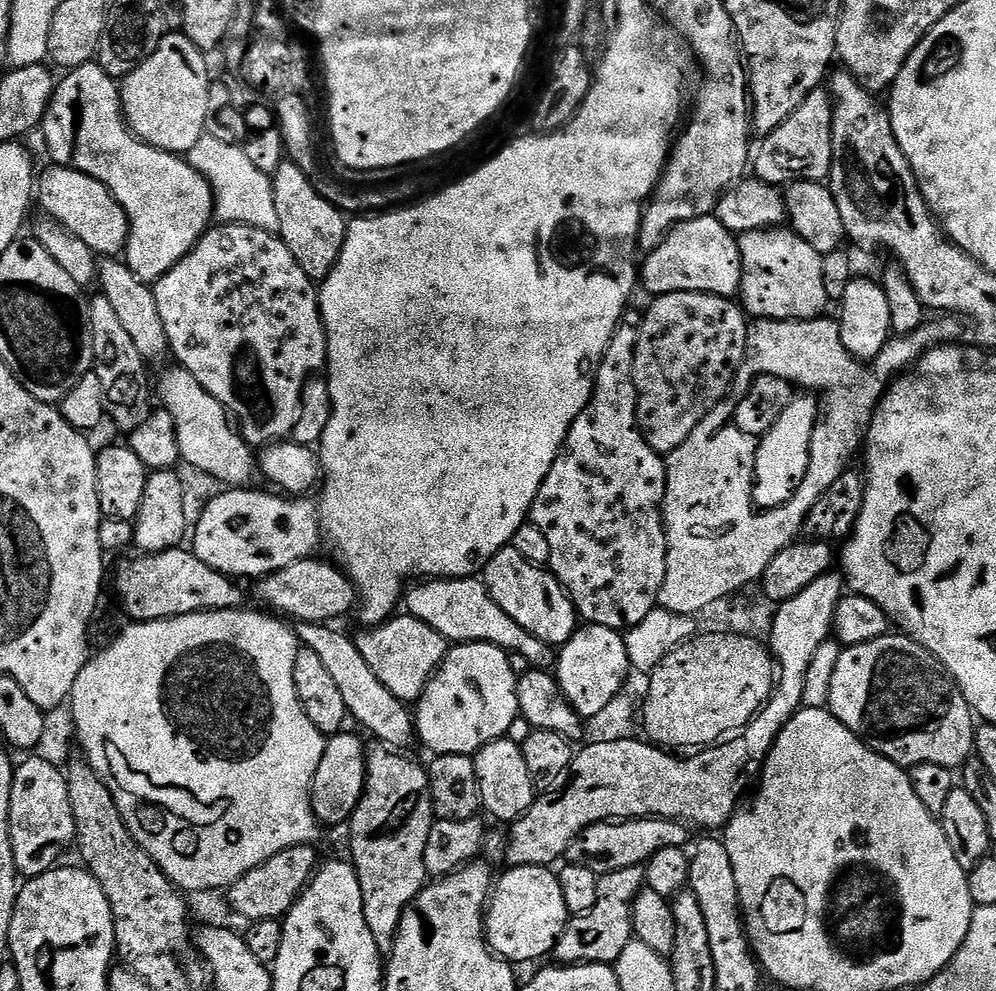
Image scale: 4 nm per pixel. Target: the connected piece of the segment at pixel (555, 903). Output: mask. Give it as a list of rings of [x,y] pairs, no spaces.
[[[517,864],[495,881],[486,905],[484,934],[489,948],[503,960],[519,966],[527,960],[540,960],[555,949],[568,925],[570,913],[562,895],[559,875],[551,867]]]

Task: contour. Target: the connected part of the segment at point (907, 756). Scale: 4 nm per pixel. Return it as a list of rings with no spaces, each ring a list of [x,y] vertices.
[[[889,634],[874,642],[845,647],[843,651],[836,665],[830,668],[832,677],[826,689],[826,707],[863,744],[905,770],[911,770],[915,764],[933,764],[956,770],[969,760],[976,743],[977,725],[972,724],[974,713],[937,656],[903,634]]]

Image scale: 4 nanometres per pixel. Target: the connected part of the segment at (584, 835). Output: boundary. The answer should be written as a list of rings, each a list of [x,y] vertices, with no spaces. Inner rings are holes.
[[[646,816],[630,820],[603,820],[600,824],[592,824],[586,830],[582,830],[572,839],[566,853],[569,864],[586,866],[594,870],[596,876],[602,877],[606,874],[614,874],[614,870],[626,870],[630,866],[643,866],[647,864],[653,854],[658,850],[667,848],[684,848],[687,845],[689,829],[683,823],[674,820],[663,820],[660,816]]]

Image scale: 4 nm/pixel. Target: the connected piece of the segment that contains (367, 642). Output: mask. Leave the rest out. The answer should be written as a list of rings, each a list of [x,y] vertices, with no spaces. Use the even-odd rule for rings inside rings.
[[[407,614],[393,615],[371,630],[360,631],[364,632],[355,633],[354,639],[362,658],[366,658],[370,670],[378,674],[378,682],[382,682],[382,686],[386,686],[390,694],[405,702],[420,699],[428,679],[440,667],[450,647],[449,641],[442,634],[438,634],[438,630]]]

